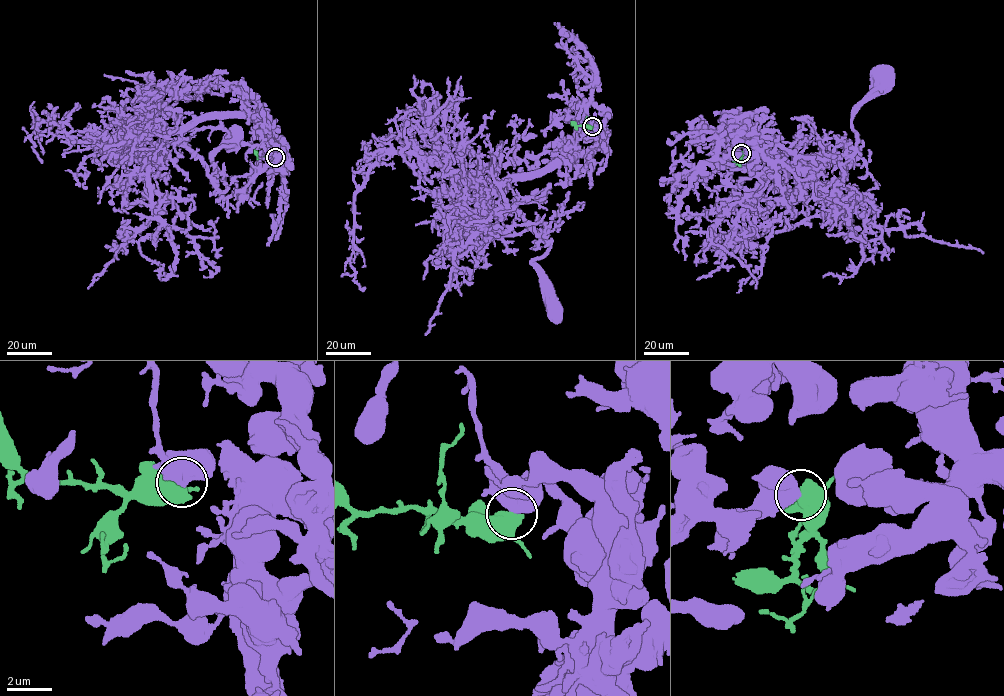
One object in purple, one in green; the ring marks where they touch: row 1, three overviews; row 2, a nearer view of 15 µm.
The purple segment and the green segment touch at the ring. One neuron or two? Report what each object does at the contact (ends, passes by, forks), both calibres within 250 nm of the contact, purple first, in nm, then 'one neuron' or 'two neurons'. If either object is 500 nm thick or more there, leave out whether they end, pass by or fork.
650/400 nm | two neurons

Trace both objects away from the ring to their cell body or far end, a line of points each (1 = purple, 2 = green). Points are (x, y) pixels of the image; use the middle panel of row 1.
1: (592, 126), (586, 110), (554, 162), (485, 199), (494, 211), (519, 212), (550, 245), (533, 266), (550, 308)
2: (592, 126), (572, 122)

